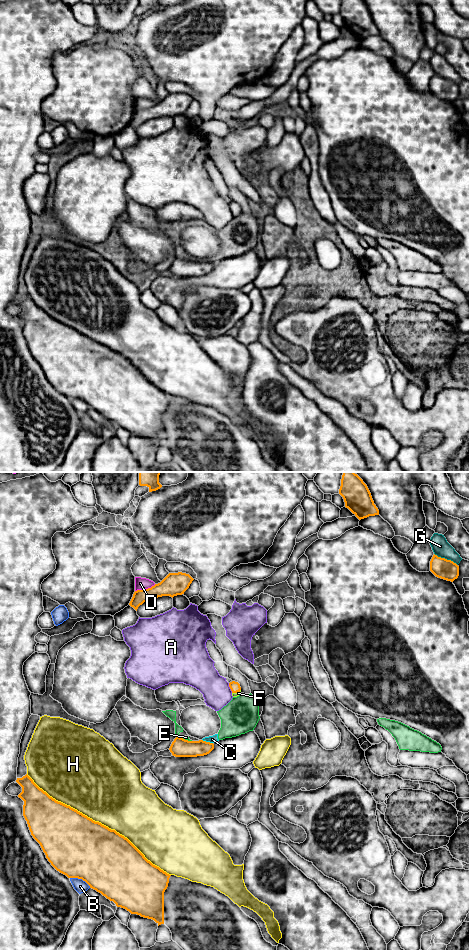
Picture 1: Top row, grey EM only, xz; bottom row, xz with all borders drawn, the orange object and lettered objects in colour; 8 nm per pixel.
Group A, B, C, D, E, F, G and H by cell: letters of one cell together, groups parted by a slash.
A / B / C E / D / F / G / H

